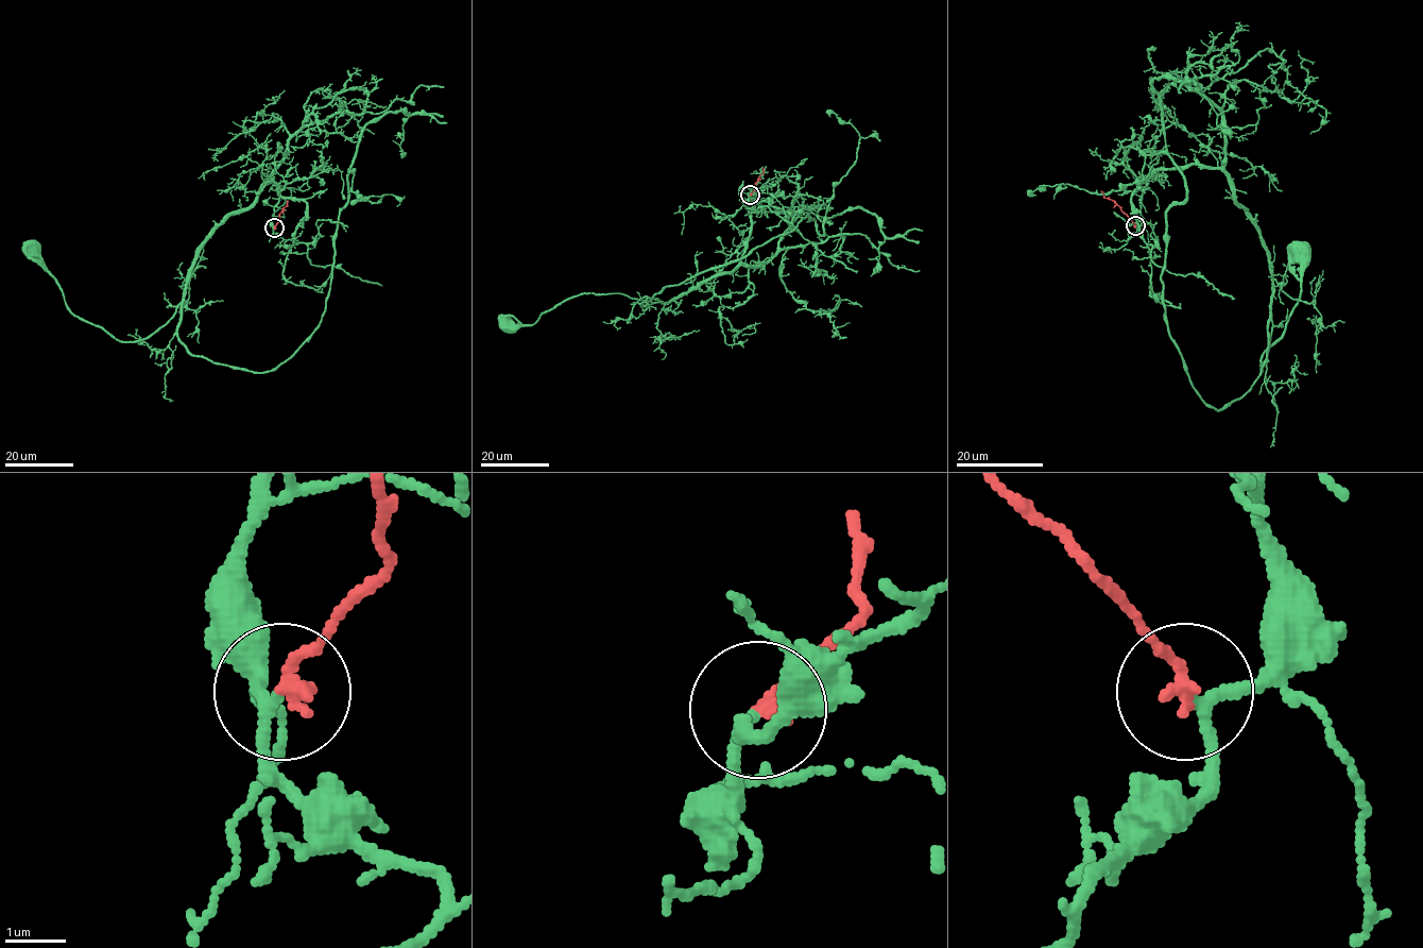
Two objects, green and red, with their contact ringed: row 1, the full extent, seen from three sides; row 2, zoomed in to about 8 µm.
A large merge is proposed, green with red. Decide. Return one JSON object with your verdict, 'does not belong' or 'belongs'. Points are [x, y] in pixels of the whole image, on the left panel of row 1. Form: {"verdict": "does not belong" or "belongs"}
{"verdict": "belongs"}

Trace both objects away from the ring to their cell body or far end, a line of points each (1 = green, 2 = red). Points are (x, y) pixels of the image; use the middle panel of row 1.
1: (750, 195), (751, 235), (730, 271), (667, 302), (581, 293), (533, 324), (508, 322)
2: (750, 195), (764, 167)

